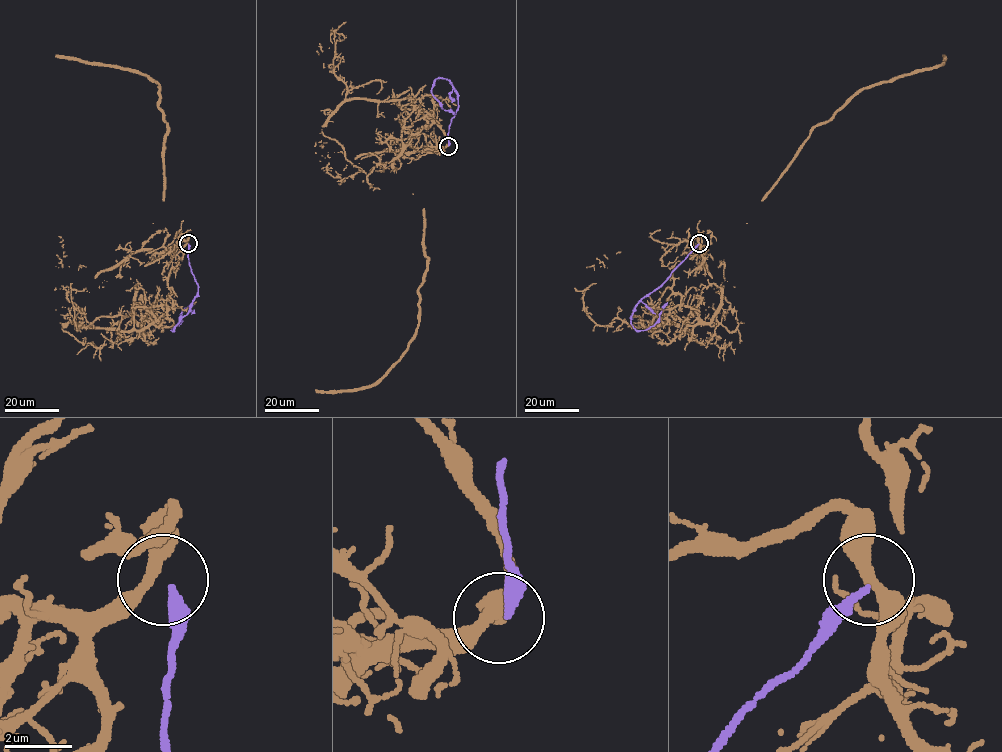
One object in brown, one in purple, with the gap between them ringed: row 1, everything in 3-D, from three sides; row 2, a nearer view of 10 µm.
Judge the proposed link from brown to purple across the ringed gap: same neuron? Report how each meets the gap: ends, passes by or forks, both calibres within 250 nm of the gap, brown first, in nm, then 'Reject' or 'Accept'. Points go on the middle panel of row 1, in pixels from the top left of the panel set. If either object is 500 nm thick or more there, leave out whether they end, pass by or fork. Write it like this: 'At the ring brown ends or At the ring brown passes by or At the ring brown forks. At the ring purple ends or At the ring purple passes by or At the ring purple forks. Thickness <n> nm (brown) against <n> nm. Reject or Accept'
At the ring brown passes by. At the ring purple ends. Thickness 380 nm (brown) against 240 nm. Reject

